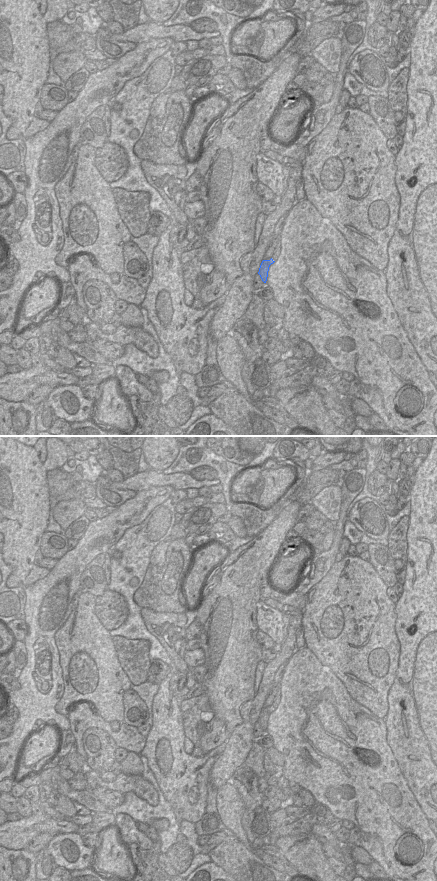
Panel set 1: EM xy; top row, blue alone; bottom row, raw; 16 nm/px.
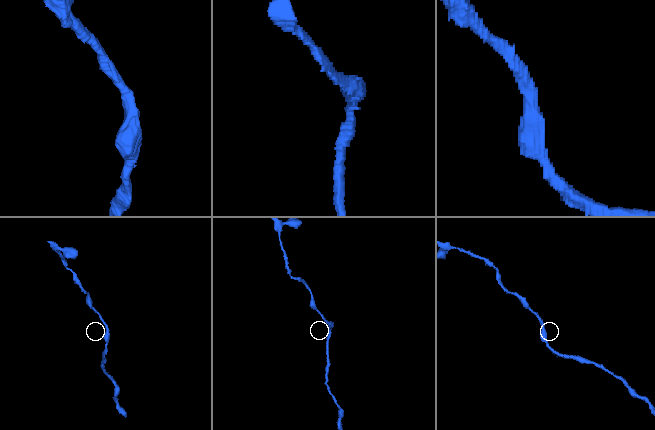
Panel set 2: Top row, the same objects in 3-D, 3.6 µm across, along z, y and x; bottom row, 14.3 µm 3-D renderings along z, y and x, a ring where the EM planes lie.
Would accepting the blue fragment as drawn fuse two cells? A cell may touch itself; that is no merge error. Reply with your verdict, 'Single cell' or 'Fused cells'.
Single cell

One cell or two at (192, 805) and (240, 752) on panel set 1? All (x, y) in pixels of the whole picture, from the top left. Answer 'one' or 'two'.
two

